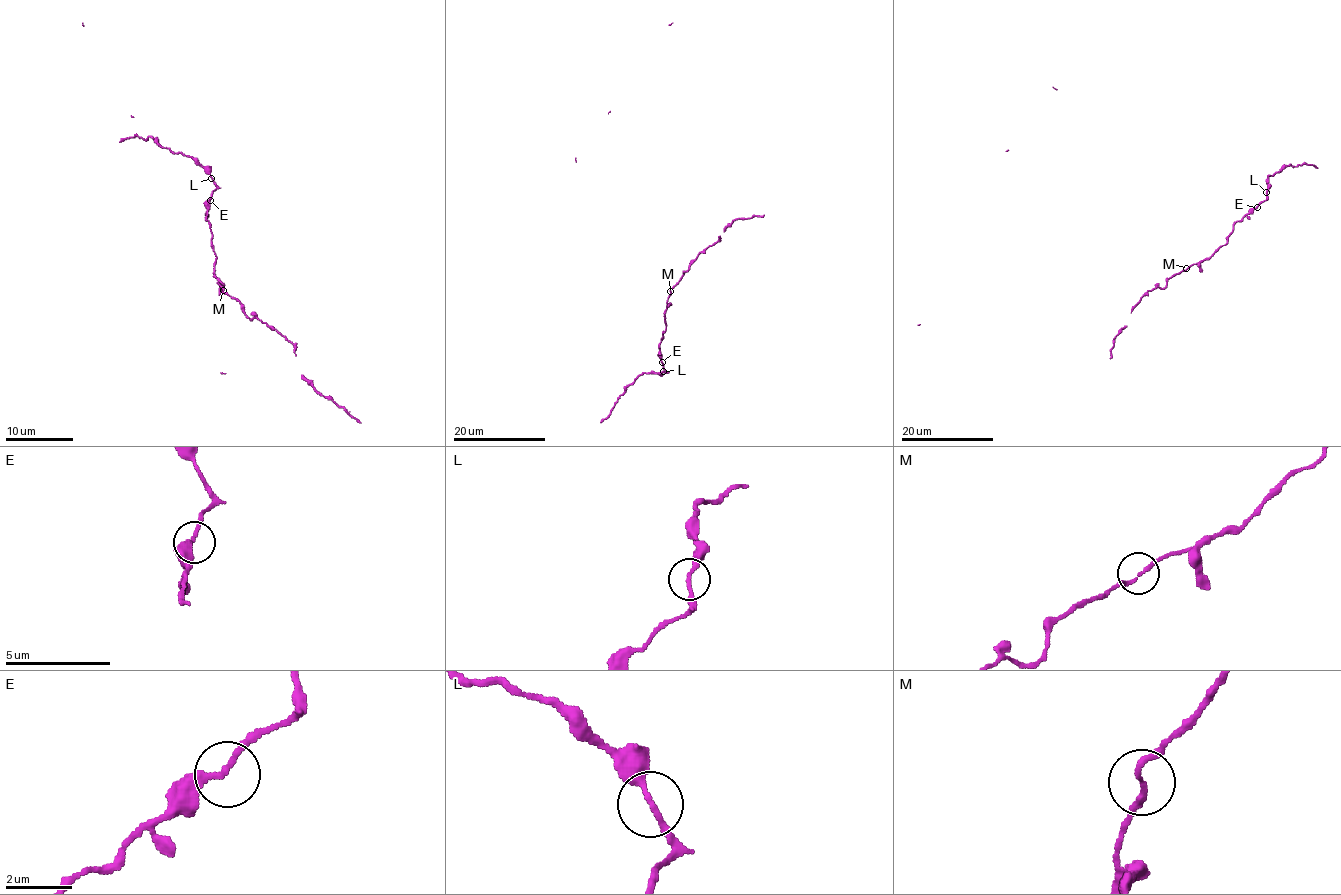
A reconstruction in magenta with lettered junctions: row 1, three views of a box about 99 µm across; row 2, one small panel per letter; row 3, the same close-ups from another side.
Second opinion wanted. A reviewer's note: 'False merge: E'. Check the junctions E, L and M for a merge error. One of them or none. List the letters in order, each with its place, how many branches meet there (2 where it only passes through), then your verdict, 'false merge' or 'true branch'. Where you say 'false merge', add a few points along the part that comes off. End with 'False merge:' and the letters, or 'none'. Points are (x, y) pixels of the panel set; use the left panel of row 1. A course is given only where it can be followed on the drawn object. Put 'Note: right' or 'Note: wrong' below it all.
E: at (210, 200); 2 branches meet; true branch
L: at (211, 178); 2 branches meet; true branch
M: at (223, 290); 2 branches meet; true branch
False merge: none
Note: wrong

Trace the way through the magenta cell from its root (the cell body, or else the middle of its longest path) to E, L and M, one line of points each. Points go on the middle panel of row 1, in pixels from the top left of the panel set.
E: (665, 311), (666, 329), (659, 343), (661, 362)
L: (665, 311), (666, 329), (659, 343), (663, 371)
M: (665, 311), (671, 292)

